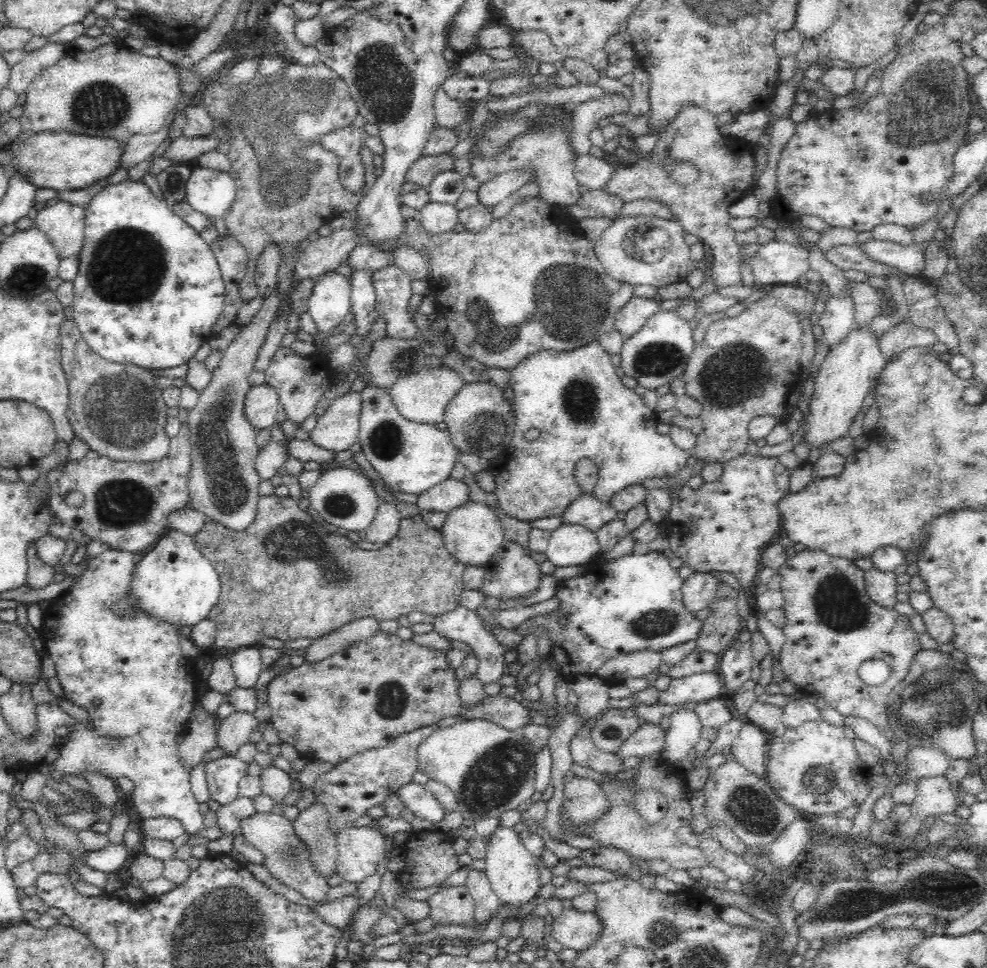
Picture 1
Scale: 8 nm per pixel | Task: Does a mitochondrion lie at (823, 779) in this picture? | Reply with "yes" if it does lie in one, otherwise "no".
yes

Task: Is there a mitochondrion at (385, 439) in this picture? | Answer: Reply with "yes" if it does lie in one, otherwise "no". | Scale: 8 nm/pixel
yes

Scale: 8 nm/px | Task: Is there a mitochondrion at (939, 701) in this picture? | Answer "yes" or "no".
yes

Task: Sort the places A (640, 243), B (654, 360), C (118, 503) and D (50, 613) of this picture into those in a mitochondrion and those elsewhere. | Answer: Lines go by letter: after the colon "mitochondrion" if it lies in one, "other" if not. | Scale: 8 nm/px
A: mitochondrion
B: mitochondrion
C: mitochondrion
D: other

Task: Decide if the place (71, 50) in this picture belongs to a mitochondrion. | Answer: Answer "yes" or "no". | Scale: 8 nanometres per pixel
no

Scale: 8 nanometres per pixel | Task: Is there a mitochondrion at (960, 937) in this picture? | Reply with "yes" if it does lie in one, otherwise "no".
no

